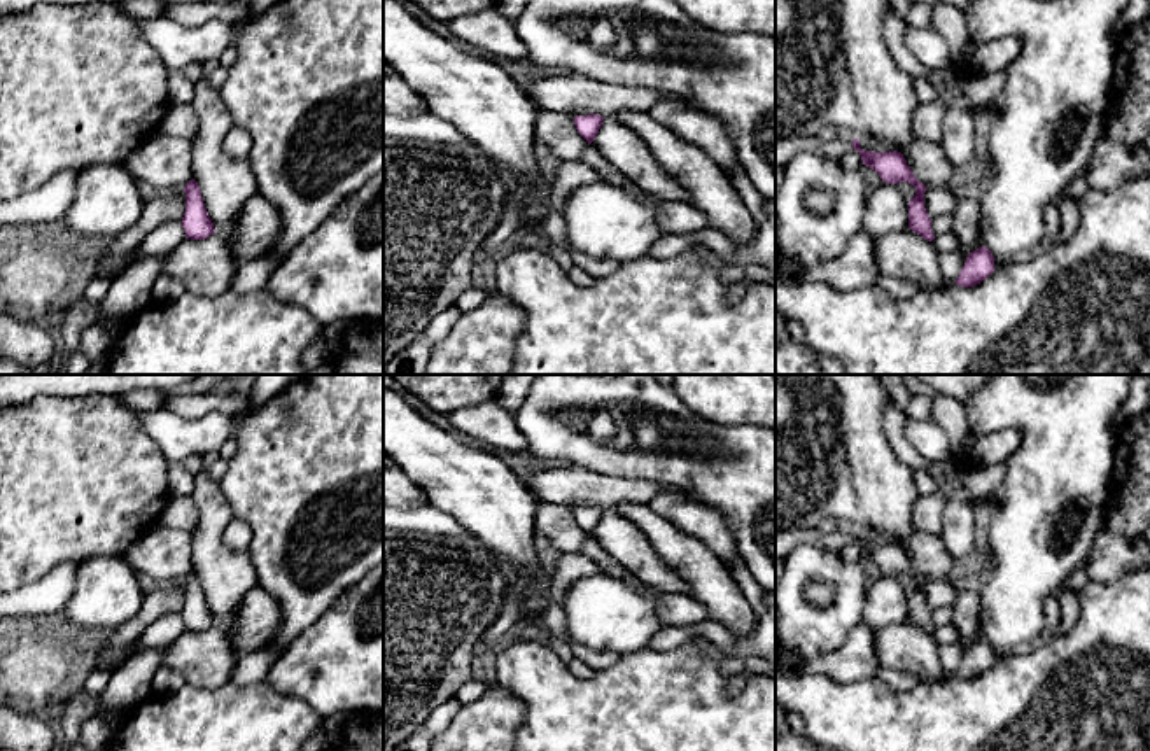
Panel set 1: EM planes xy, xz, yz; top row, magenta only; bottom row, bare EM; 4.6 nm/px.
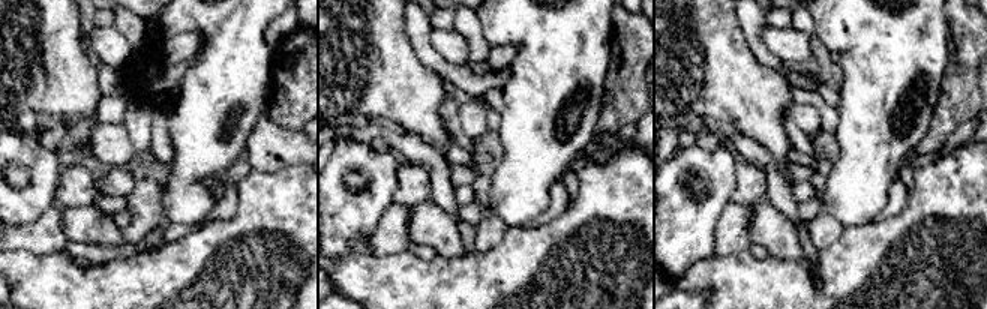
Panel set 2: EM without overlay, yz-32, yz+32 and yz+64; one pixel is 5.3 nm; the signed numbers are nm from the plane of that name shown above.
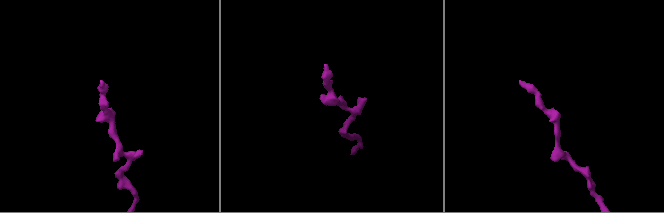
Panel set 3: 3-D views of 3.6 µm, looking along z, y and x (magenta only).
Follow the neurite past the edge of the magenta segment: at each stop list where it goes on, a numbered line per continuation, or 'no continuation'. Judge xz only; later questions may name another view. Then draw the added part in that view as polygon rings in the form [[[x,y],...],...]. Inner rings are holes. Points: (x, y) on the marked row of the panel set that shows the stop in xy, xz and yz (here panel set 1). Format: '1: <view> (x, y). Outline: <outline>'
no continuation

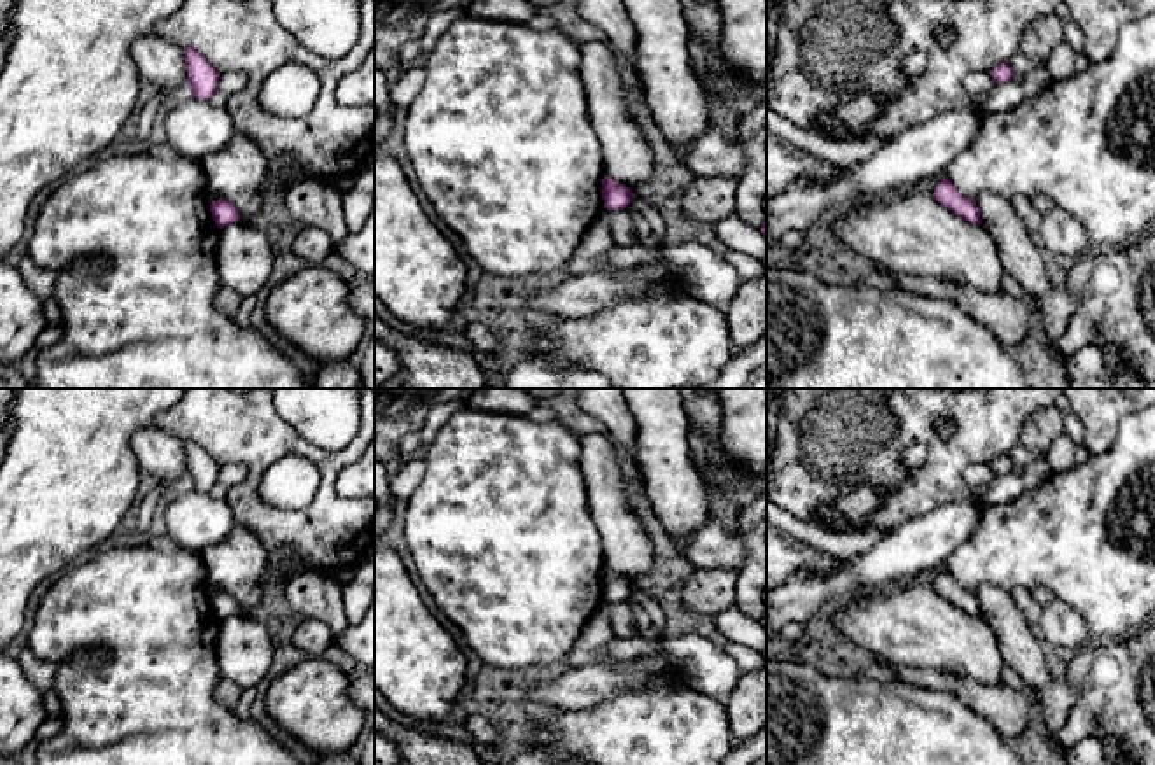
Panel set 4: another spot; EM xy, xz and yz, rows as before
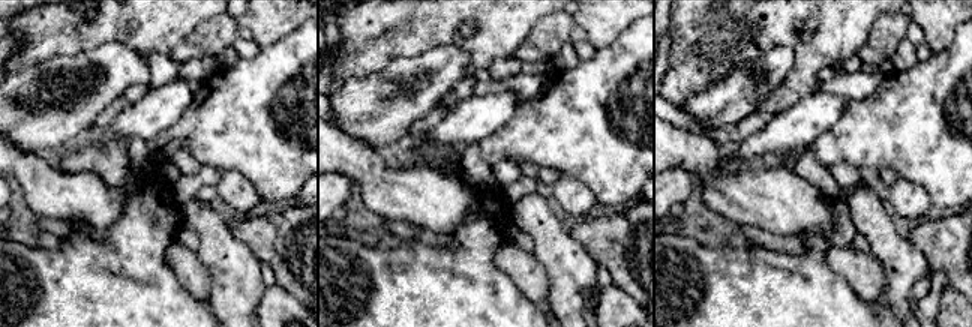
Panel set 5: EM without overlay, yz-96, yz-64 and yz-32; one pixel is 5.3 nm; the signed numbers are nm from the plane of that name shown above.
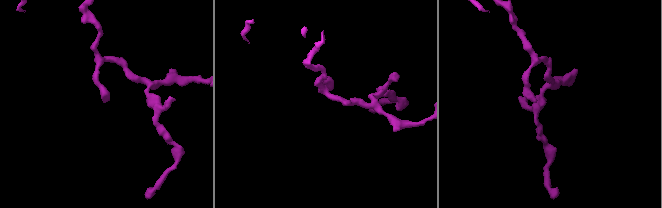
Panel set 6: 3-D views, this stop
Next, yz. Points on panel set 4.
no continuation

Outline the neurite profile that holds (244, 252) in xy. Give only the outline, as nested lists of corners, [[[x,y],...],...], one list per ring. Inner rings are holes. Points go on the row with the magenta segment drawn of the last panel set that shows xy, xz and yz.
[[[242,217],[224,226],[217,242],[217,268],[222,287],[242,298],[256,296],[273,270],[268,233]]]

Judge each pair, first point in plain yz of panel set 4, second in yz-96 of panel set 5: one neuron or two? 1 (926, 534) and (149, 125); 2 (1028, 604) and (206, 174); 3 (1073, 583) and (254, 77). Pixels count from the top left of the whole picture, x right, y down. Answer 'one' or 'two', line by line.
1: one
2: two
3: one

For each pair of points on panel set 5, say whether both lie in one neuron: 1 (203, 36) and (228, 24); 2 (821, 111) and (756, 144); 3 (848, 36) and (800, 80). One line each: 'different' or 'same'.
1: same
2: same
3: same

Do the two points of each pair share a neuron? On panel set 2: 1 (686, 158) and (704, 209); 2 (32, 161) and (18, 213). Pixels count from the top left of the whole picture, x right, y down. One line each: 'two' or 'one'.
1: one
2: one

